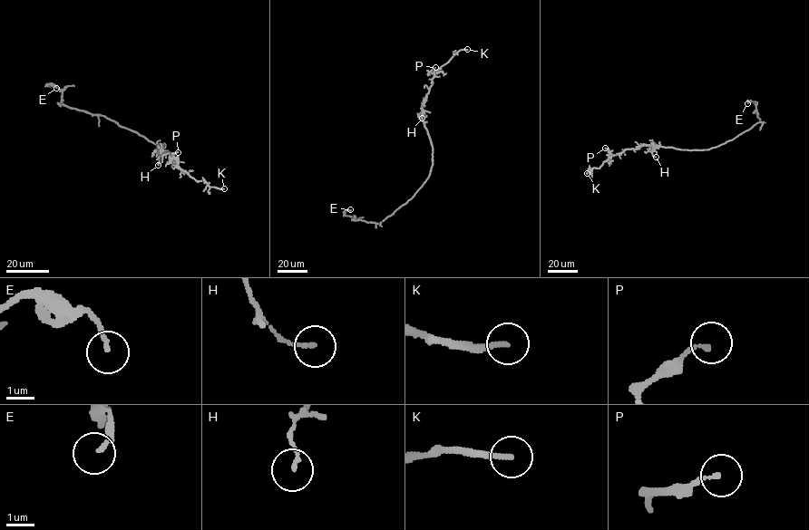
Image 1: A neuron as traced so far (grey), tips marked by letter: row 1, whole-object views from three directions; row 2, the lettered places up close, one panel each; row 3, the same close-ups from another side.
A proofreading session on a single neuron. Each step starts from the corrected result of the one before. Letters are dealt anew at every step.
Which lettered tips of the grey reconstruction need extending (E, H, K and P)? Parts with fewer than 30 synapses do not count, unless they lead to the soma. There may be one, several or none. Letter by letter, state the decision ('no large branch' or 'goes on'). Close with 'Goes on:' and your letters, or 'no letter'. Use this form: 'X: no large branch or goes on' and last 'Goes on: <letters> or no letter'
E: no large branch
H: no large branch
K: no large branch
P: no large branch
Goes on: no letter

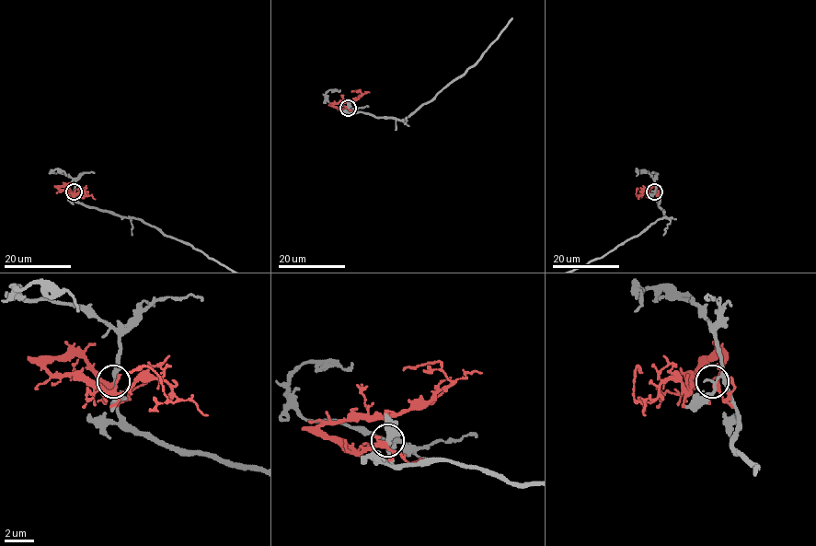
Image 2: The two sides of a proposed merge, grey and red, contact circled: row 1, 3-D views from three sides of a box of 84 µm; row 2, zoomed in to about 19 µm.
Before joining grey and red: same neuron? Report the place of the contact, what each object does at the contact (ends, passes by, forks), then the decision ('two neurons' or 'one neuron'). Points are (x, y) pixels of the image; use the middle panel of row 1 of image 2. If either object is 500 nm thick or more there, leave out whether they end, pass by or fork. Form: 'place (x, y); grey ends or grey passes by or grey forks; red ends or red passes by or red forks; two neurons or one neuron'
place (348, 108); grey forks; red forks; two neurons

